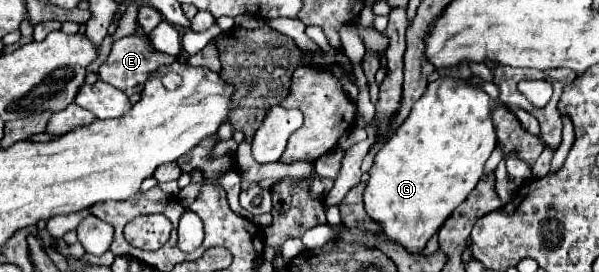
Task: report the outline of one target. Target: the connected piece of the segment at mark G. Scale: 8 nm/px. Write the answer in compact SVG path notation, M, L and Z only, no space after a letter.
M438 77L428 85L424 97L414 103L410 117L376 153L374 165L368 171L370 179L366 181L364 189L364 209L368 217L380 225L382 235L388 241L402 245L412 255L422 253L428 239L444 225L452 211L476 187L482 177L484 163L496 147L496 133L490 109L492 101L482 89L472 87L468 85L468 81L454 77Z

